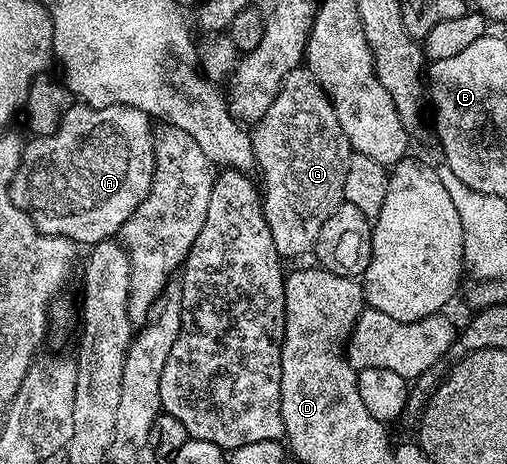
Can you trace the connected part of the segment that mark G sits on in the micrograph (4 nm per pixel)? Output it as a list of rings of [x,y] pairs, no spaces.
[[[298,68],[293,70],[281,82],[281,90],[275,96],[275,100],[271,104],[271,108],[267,110],[265,115],[261,117],[260,122],[256,123],[251,130],[253,136],[253,160],[255,163],[256,173],[261,173],[261,182],[259,178],[259,186],[263,191],[261,194],[261,210],[265,213],[265,220],[269,225],[271,232],[271,240],[275,244],[277,253],[281,255],[282,259],[289,260],[289,258],[297,258],[300,254],[305,254],[314,249],[317,244],[317,237],[319,236],[319,228],[323,228],[323,224],[327,220],[327,216],[331,216],[331,212],[335,212],[335,208],[339,208],[345,197],[345,173],[347,172],[347,164],[349,163],[349,155],[351,153],[349,148],[349,141],[343,132],[343,128],[339,124],[339,116],[335,116],[335,108],[333,101],[330,100],[325,90],[313,78],[308,69]]]

